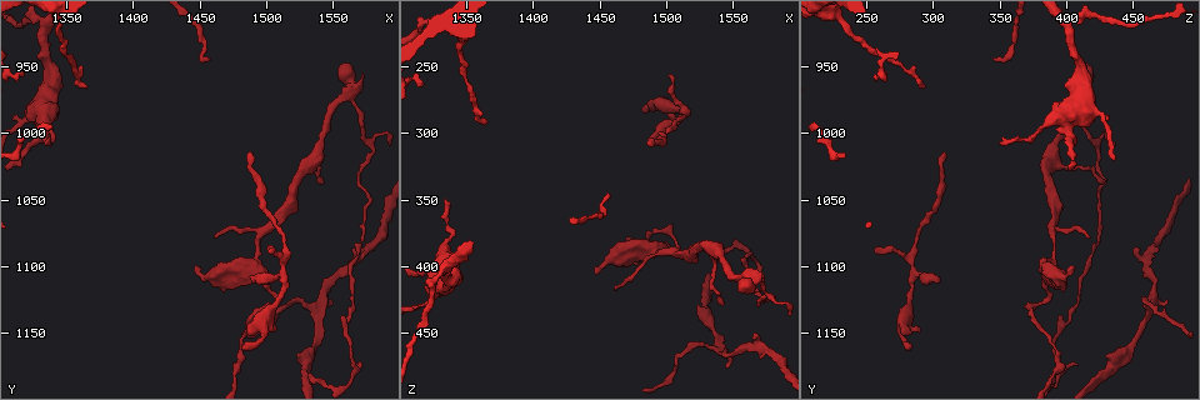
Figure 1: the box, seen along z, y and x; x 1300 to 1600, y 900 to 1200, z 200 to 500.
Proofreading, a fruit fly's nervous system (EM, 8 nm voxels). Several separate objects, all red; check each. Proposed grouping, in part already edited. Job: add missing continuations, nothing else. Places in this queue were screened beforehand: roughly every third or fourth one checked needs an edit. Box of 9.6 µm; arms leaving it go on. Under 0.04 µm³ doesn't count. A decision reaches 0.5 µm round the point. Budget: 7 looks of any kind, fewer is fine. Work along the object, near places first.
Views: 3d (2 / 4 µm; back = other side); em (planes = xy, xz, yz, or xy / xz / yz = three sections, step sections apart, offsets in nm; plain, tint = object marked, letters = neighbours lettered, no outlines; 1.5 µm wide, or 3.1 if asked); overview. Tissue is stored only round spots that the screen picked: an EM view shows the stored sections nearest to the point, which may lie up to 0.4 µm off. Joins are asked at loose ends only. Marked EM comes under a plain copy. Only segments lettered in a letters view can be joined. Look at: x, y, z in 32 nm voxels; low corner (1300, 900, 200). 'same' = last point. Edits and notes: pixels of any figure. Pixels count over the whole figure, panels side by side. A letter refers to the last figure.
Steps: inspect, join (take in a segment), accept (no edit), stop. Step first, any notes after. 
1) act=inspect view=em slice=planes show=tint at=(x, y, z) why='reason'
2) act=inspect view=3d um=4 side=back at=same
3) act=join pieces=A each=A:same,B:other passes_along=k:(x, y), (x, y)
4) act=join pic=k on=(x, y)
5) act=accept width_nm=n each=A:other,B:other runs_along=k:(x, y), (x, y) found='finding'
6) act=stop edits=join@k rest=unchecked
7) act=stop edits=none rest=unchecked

act=inspect view=3d um=4 at=(1366, 966, 290) why='long arm stops here'

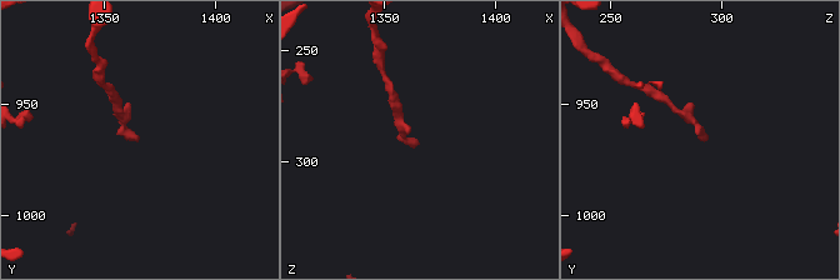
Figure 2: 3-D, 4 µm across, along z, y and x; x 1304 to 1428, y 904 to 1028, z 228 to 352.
act=inspect view=em slice=xz step=8 show=tint at=(1364, 967, 291)

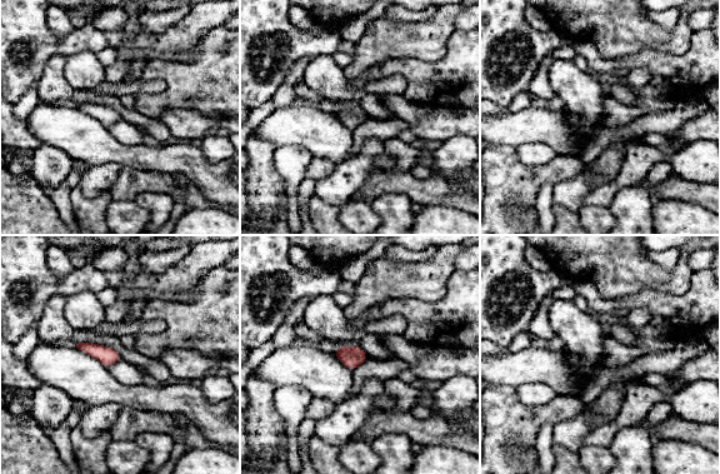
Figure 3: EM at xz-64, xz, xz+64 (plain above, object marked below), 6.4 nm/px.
act=inspect view=em slice=planes show=letters at=same

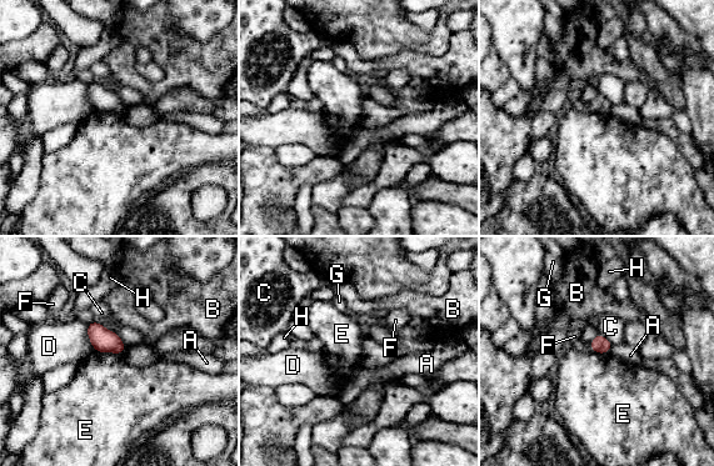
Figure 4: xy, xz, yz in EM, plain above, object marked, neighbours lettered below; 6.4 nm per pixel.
act=accept each=A:other,B:other,C:other,D:other,E:other,F:other,G:other,H:other found='none of them fits'

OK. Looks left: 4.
act=inspect view=3d um=4 at=(1490, 1106, 304) why='thin end'

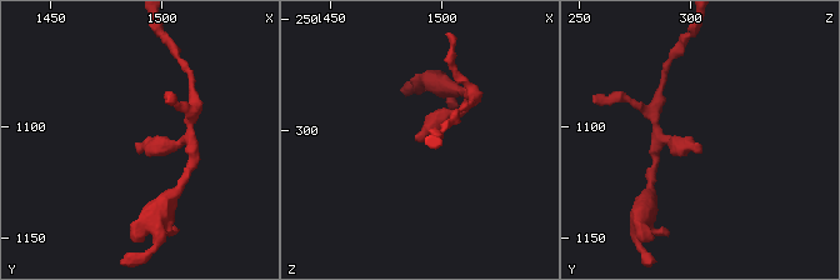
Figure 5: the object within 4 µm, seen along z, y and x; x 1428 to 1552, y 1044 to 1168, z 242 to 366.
act=inspect view=em slice=yz step=8 show=letters at=(1488, 1108, 304) why='now the EM'

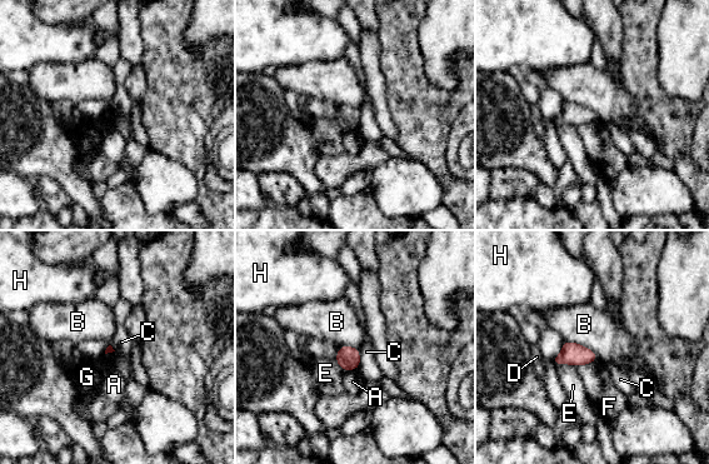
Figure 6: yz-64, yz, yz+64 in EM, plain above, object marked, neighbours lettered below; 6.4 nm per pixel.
act=accept each=A:other,B:other,C:other,D:other,E:other,F:other,G:other,H:other border=6:(358, 349), (359, 368) found='none of them fits'

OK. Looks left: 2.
act=inspect view=em slice=yz step=8 show=tint at=(1570, 952, 404) why='an open end'

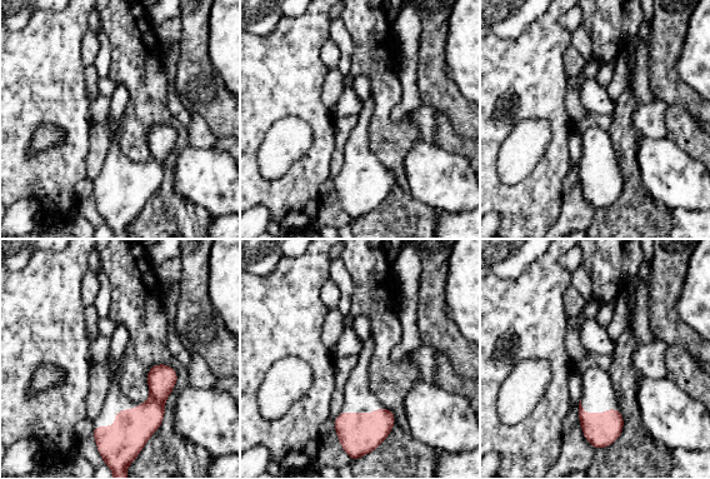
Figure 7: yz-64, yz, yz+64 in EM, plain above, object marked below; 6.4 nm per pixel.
act=inspect view=em slice=planes show=letters at=same

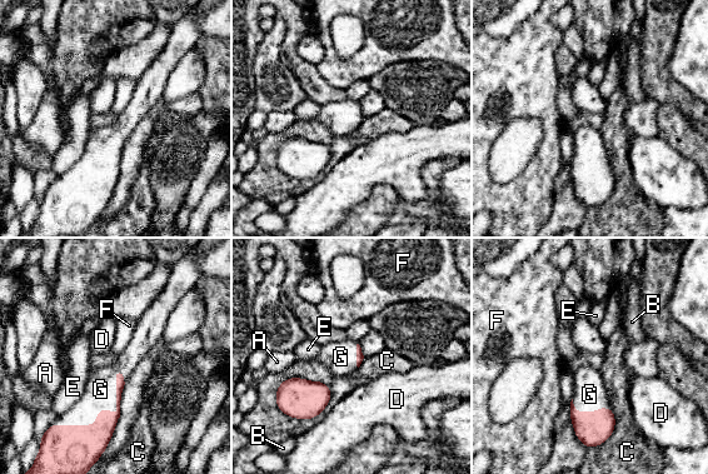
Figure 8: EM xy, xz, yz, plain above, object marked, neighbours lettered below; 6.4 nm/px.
act=join pieces=G each=A:other,B:other,C:other,D:other,E:other,F:other,G:same passes_along=8:(86, 443), (103, 408), (100, 389) found='it goes on there'

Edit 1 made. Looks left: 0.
act=stop edits=join@8 rest=unchecked

